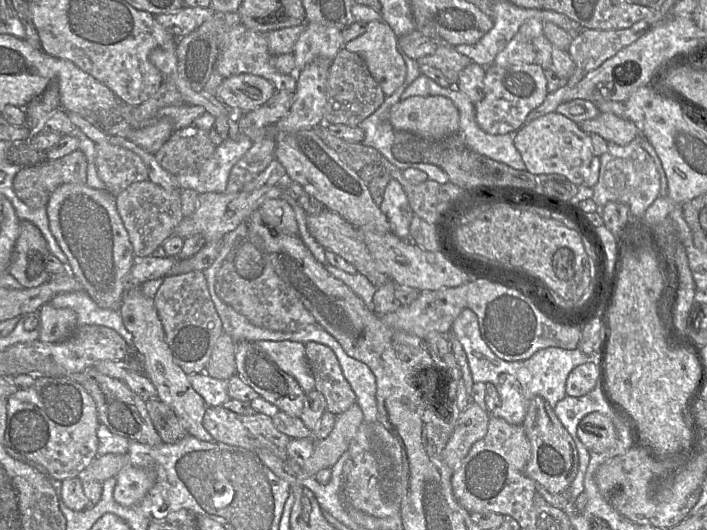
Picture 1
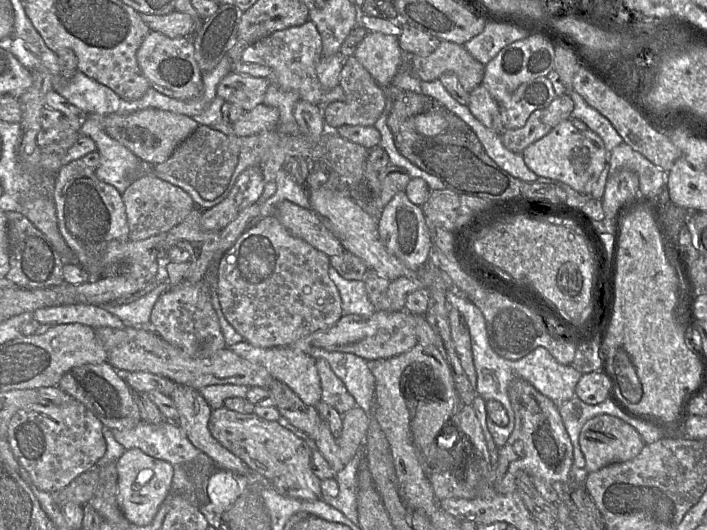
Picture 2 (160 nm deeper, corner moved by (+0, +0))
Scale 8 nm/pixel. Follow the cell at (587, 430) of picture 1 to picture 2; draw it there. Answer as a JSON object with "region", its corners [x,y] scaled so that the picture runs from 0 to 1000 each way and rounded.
{"region":[[[859,781],[844,783],[826,798],[819,819],[819,838],[832,892],[867,874],[890,870],[900,862],[914,840],[897,806],[877,789]]]}

